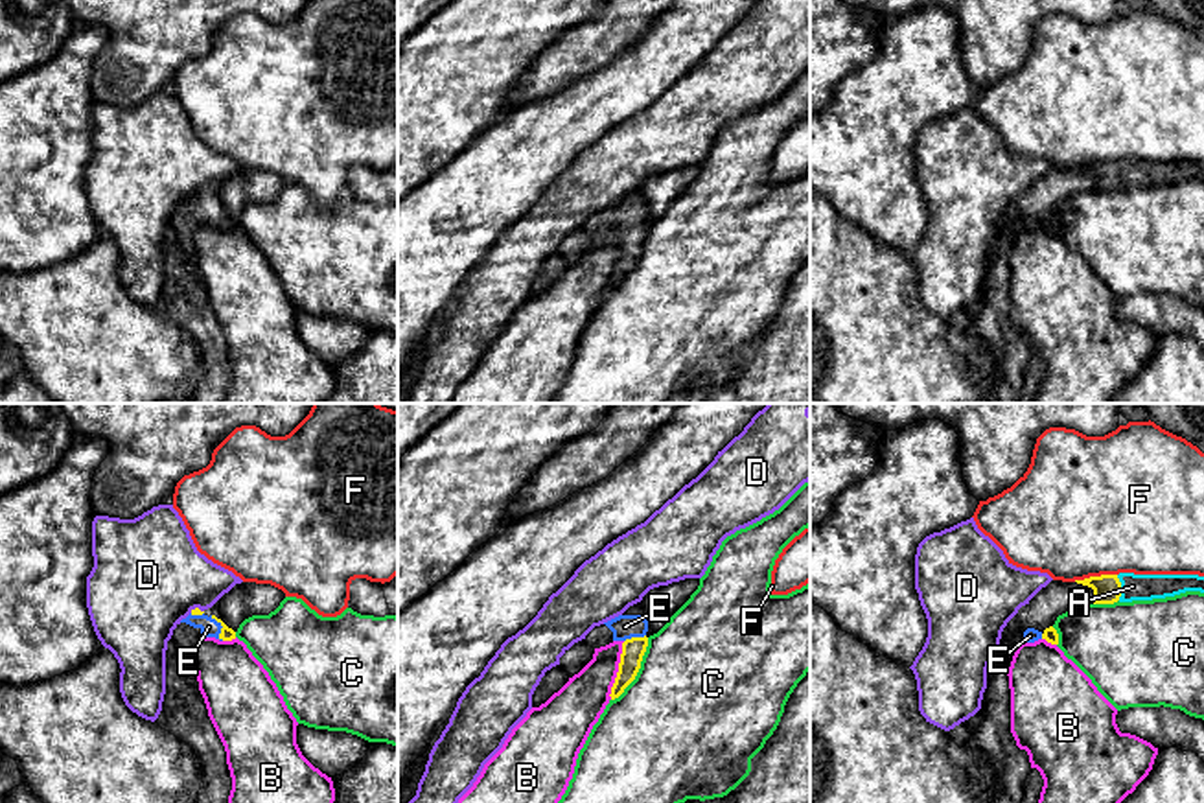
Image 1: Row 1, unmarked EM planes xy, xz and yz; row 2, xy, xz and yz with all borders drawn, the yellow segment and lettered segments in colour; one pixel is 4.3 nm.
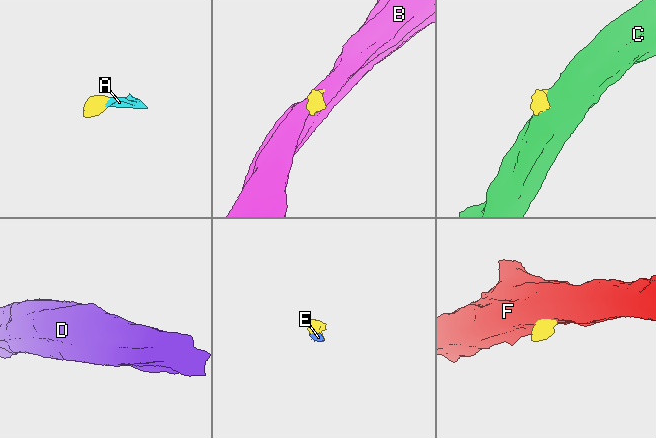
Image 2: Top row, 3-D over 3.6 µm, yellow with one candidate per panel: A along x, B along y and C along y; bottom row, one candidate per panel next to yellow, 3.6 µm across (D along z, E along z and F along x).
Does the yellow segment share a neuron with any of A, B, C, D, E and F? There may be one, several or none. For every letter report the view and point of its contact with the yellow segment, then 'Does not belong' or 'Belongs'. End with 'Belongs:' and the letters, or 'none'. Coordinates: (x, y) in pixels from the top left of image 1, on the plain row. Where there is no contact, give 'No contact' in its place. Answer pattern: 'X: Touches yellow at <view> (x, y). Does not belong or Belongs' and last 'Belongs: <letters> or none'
A: Touches yellow at yz (1120, 175). Belongs
B: Touches yellow at xz (619, 258). Does not belong
C: Touches yellow at xz (637, 258). Does not belong
D: Touches yellow at xy (197, 196). Does not belong
E: Touches yellow at xy (221, 216). Belongs
F: Touches yellow at yz (1094, 164). Does not belong
Belongs: A, E

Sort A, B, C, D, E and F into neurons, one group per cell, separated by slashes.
A E / B / C / D / F

